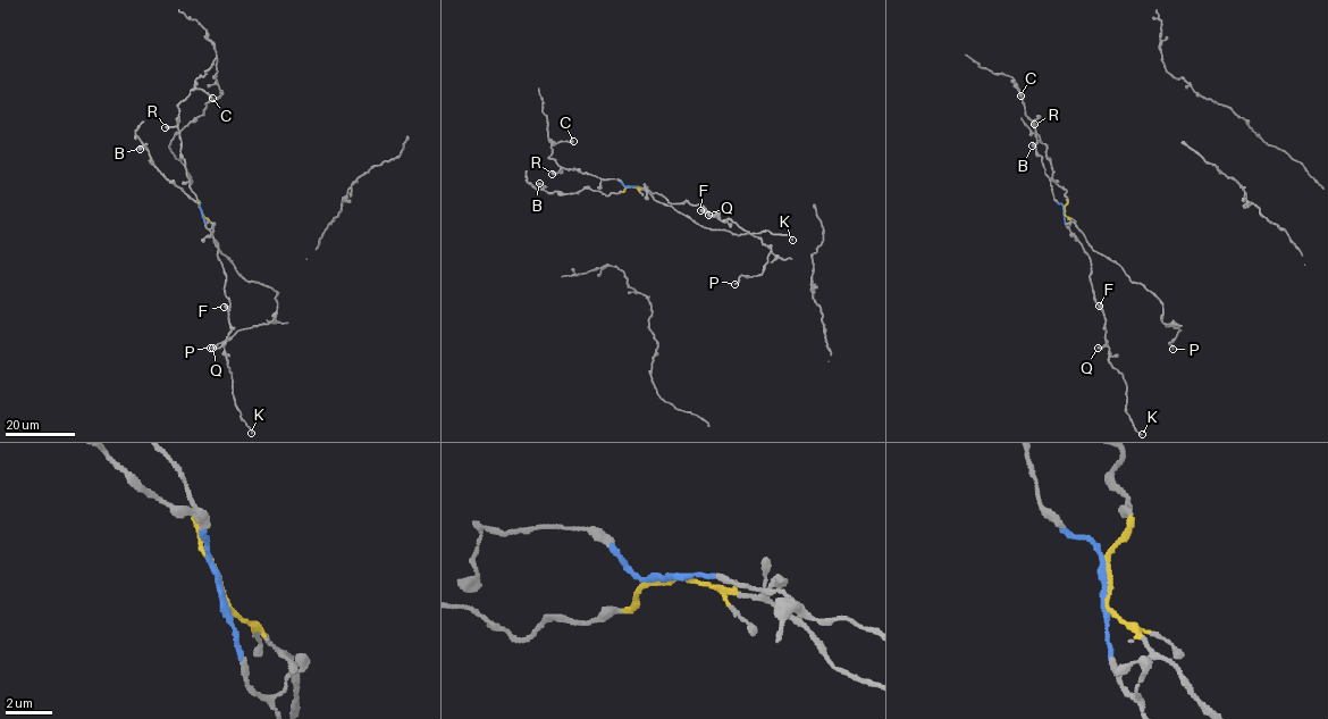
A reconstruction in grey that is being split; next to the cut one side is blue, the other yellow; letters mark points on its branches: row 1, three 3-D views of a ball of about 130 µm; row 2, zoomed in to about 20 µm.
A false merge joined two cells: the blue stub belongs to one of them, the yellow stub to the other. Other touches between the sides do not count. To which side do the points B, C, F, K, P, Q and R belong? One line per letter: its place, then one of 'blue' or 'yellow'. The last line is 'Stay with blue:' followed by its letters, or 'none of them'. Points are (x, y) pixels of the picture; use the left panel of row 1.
B: (140, 149) | yellow
C: (212, 98) | blue
F: (224, 307) | blue
K: (251, 433) | blue
P: (210, 348) | yellow
Q: (212, 348) | blue
R: (165, 127) | blue
Stay with blue: C, F, K, Q, R

